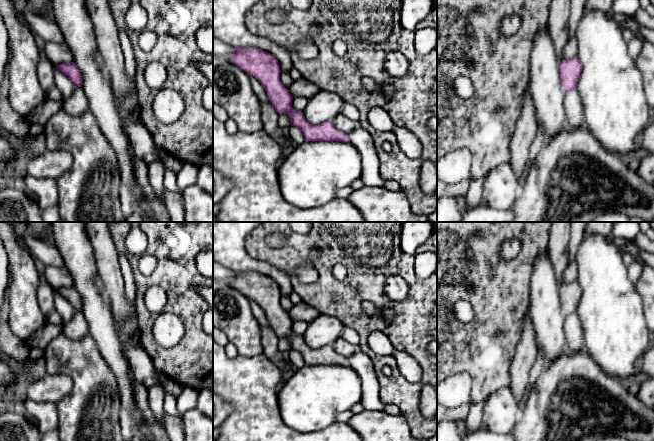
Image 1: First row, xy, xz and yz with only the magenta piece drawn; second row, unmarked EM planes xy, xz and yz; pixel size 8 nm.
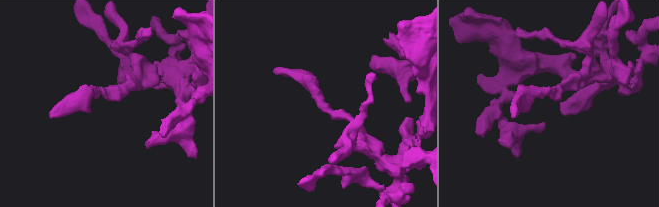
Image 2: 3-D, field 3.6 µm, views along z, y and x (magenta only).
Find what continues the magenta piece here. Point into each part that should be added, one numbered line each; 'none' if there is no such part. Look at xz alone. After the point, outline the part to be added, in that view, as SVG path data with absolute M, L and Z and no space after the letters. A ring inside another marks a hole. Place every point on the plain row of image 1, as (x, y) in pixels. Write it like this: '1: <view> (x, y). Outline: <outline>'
1: xz (341, 346). Outline: M340 337L332 345L332 348L340 355L349 359L354 353L360 350L358 345L354 345Z

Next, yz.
1: yz (559, 237). Outline: M552 222L548 242L548 253L554 267L555 277L561 287L563 274L570 264L569 241L571 232L571 222Z

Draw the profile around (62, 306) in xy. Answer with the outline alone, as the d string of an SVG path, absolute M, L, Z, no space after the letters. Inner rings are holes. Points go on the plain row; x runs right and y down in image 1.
M53 288L53 292L55 310L61 315L64 324L66 324L71 321L74 314L78 310L72 306L65 298L59 295L56 289Z

